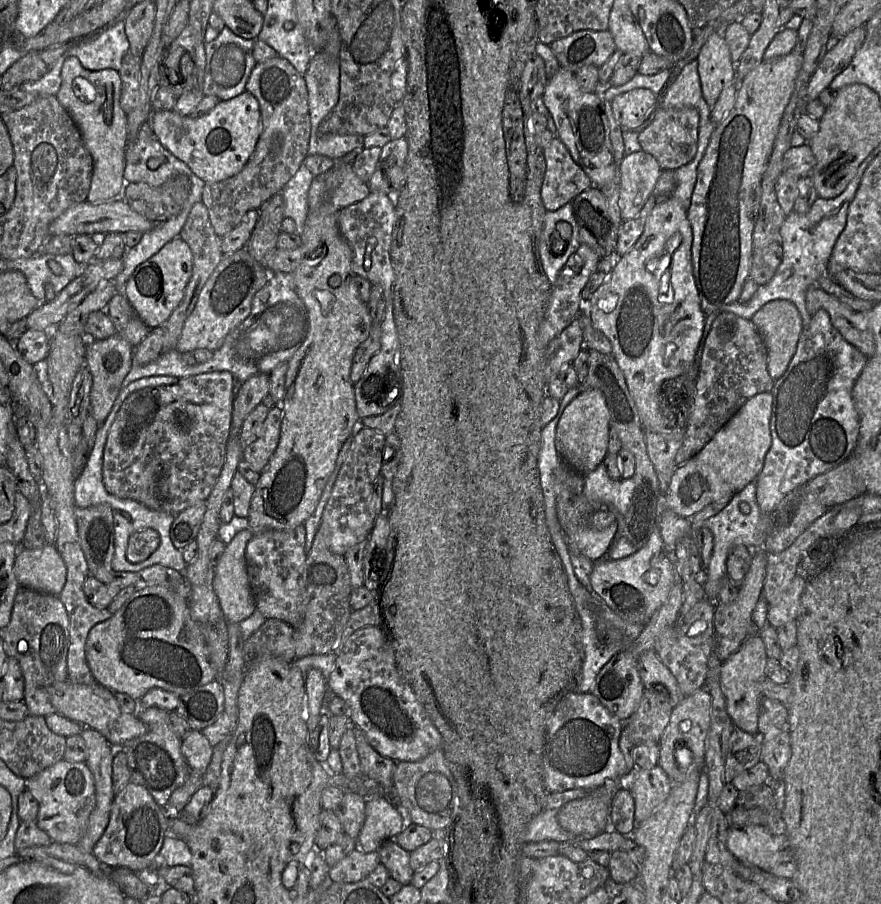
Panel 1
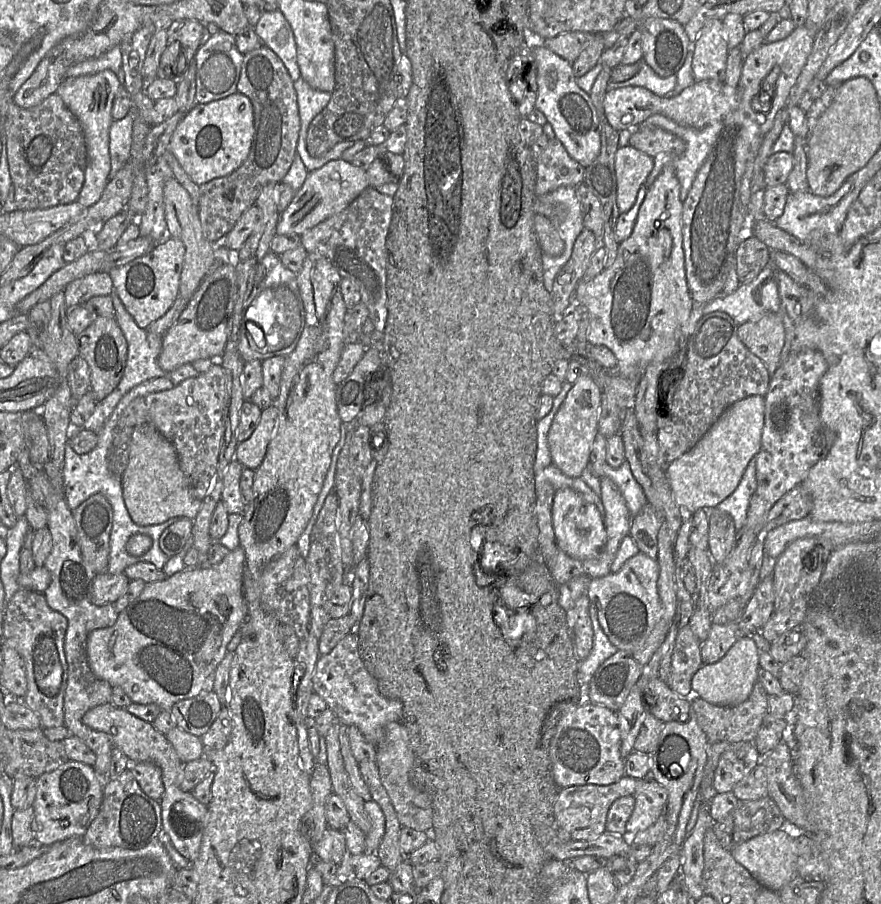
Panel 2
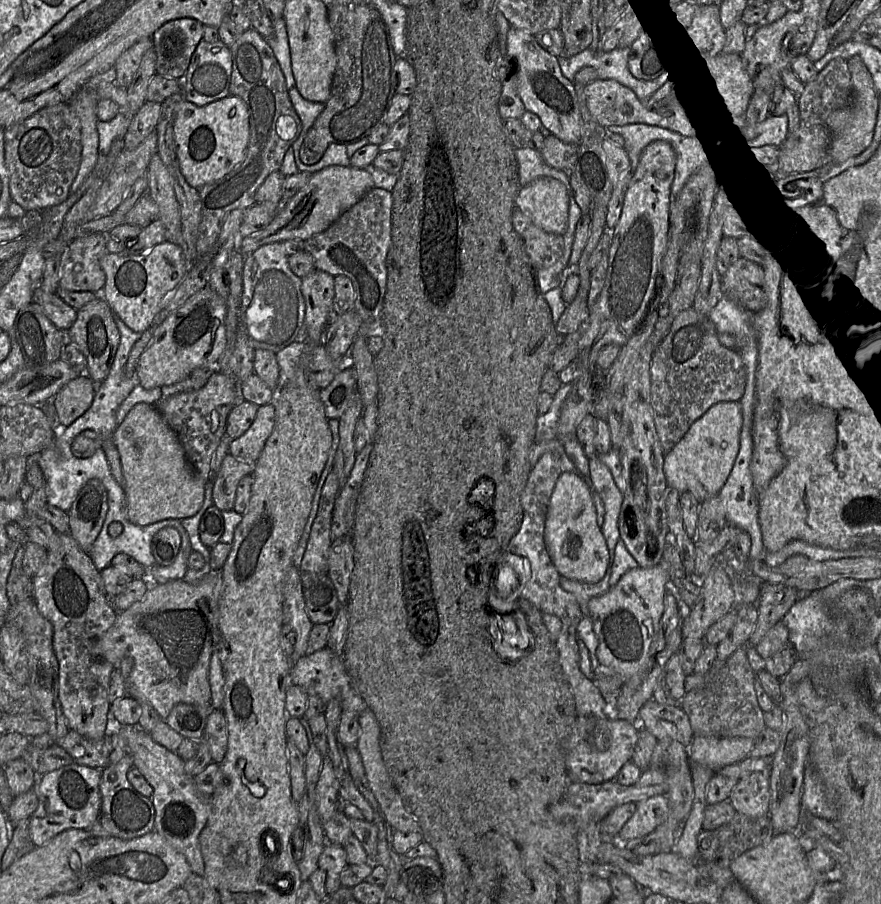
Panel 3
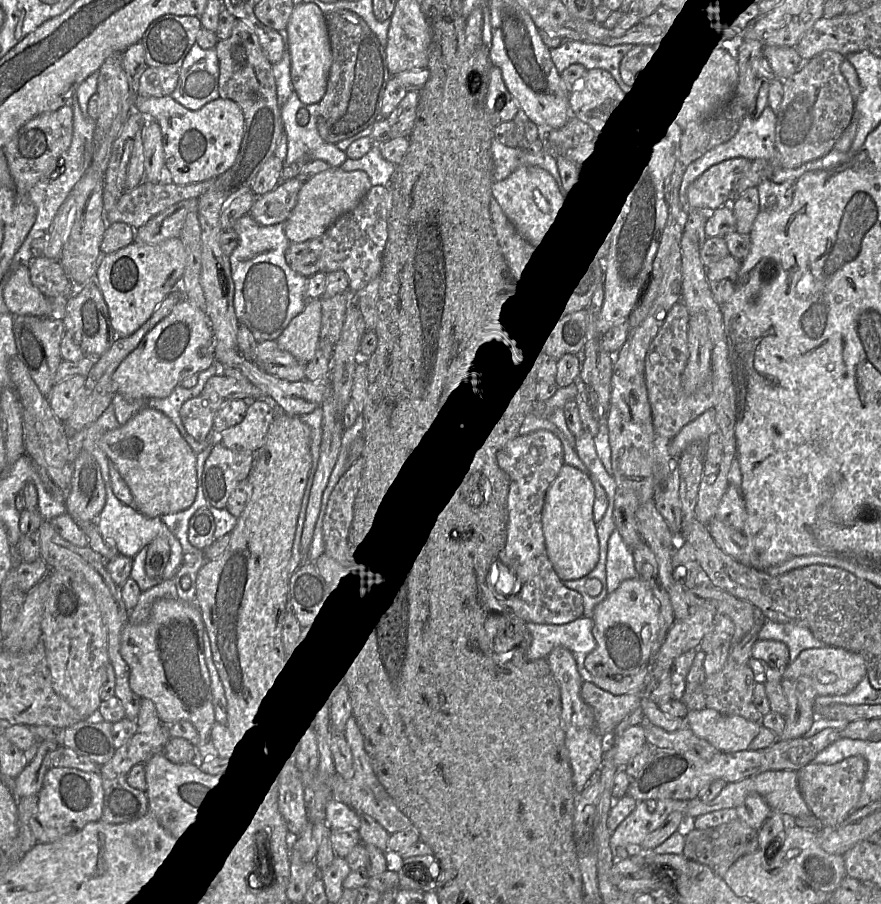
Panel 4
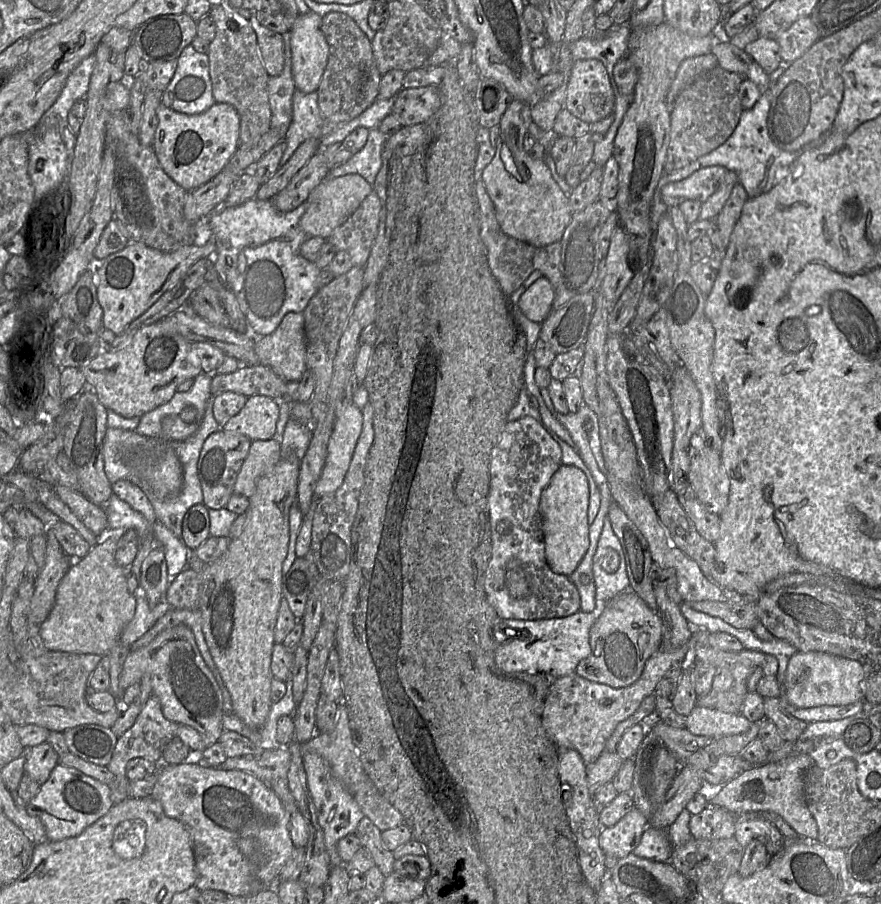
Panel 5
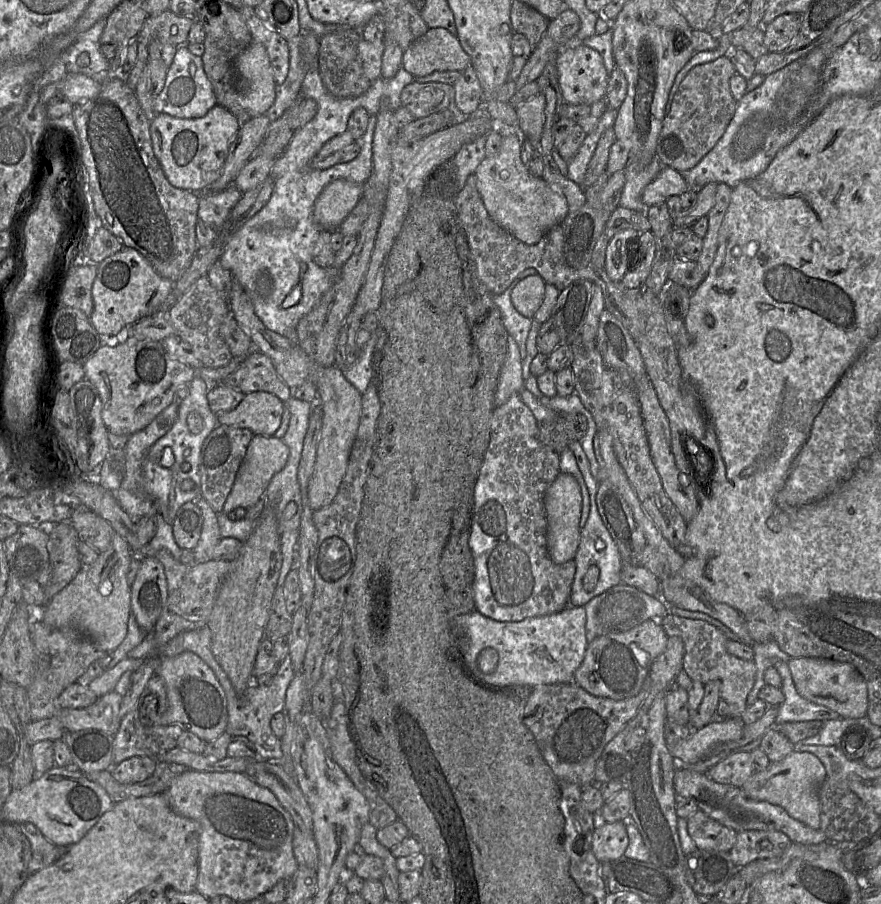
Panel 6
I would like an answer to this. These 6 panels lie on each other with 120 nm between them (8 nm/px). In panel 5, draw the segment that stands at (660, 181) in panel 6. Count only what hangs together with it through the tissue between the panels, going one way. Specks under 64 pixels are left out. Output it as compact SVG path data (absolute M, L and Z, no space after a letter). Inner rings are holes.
M710 166L694 172L691 176L669 182L660 191L667 207L680 205L685 200L705 202L718 189L728 170L722 166Z

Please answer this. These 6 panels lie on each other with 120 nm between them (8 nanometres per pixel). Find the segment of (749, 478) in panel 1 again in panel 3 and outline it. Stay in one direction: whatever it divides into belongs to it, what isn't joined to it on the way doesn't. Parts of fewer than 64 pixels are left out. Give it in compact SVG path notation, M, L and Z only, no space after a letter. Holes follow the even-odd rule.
M739 401L719 402L709 408L689 428L684 437L674 448L664 455L664 473L667 485L682 493L691 493L700 503L718 495L733 468L739 452L740 432L743 424L743 414Z

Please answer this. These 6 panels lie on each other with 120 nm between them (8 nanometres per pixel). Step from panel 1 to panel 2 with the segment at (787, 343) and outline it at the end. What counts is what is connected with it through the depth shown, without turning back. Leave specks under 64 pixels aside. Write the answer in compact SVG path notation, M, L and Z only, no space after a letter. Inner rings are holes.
M767 313L758 320L748 321L738 328L742 343L766 365L772 376L782 363L781 353L786 331L780 314Z

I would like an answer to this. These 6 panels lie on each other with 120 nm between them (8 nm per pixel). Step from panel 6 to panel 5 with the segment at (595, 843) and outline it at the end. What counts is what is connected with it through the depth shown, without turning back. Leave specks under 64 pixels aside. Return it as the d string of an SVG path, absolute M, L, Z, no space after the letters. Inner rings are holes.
M633 807L614 826L602 828L600 846L606 856L624 858L633 853L641 841L644 830L649 826L649 819Z

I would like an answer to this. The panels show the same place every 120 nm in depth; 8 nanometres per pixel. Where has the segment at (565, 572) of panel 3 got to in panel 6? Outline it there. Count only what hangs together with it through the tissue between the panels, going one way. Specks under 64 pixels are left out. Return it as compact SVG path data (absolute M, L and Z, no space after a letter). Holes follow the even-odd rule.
M559 473L545 493L544 507L547 520L548 552L554 563L563 564L575 558L581 541L582 495L576 479L570 474Z

